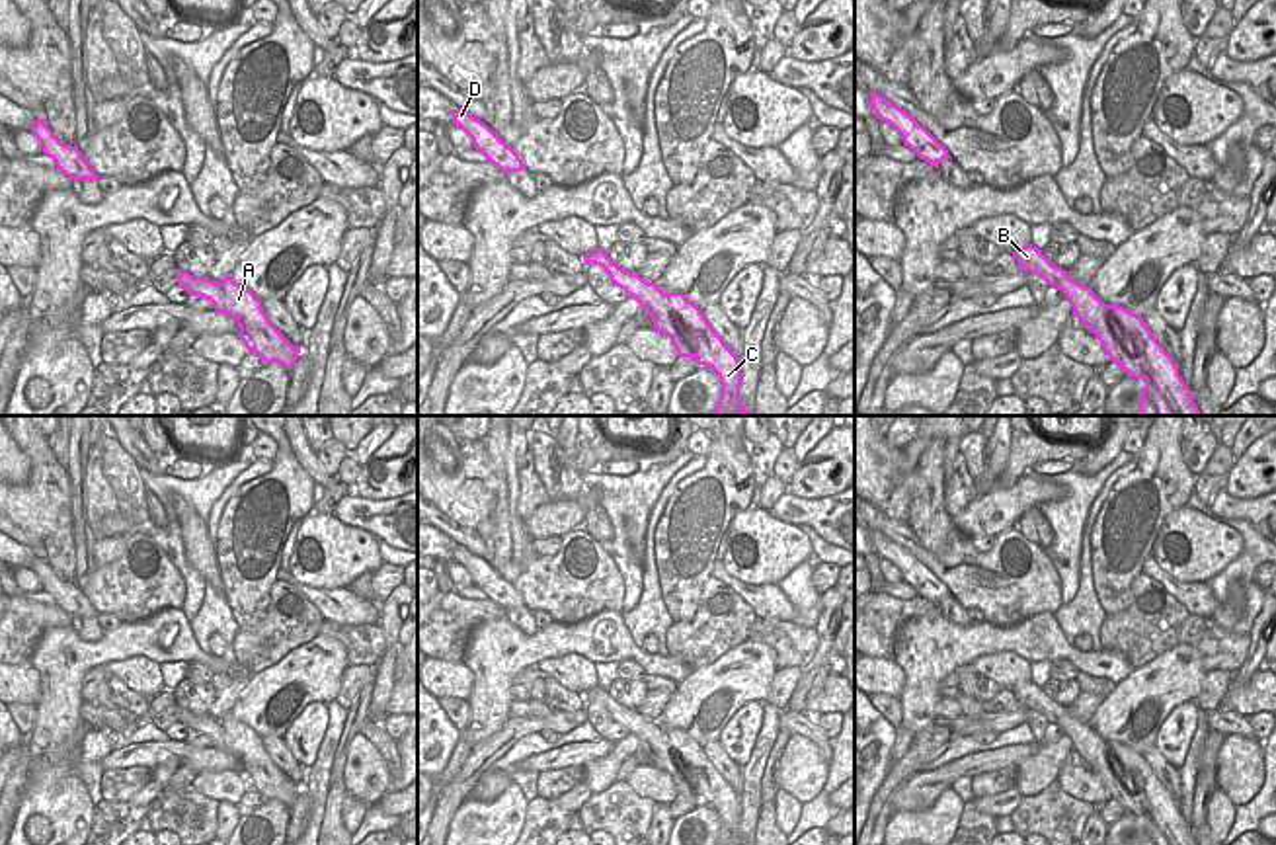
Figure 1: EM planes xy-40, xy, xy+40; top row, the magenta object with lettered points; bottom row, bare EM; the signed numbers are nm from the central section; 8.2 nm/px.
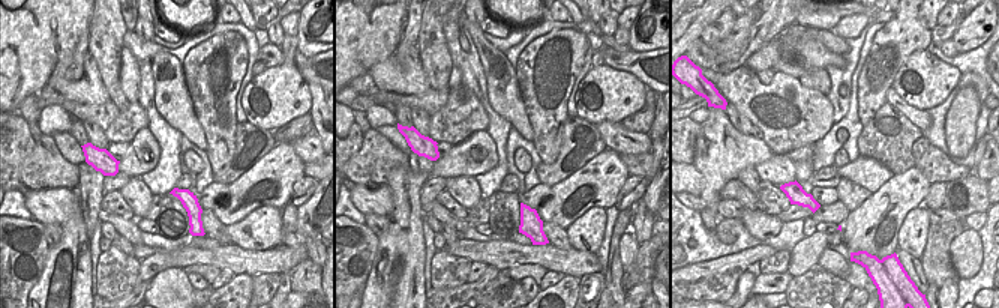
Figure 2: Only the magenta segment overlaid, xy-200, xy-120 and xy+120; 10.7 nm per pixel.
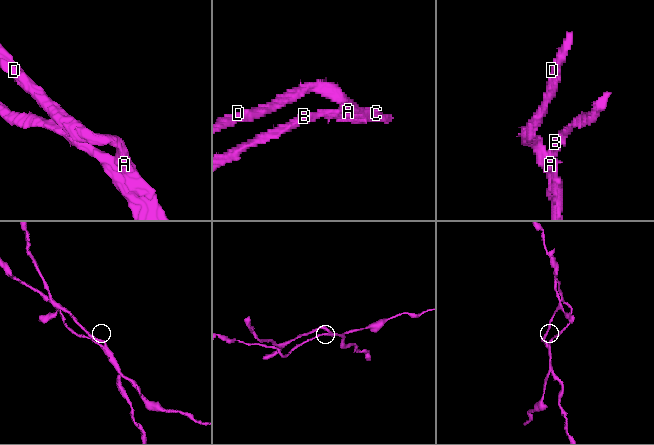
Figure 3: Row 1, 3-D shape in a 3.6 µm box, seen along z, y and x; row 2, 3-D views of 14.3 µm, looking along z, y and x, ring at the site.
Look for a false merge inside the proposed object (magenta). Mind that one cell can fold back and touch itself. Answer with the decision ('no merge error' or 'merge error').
merge error

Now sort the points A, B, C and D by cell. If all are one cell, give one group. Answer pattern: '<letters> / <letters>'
A C D / B

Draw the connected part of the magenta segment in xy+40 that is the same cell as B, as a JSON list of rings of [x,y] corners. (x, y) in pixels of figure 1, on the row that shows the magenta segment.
[[[1032,244],[1015,250],[1013,258],[1020,269],[1040,275],[1048,285],[1059,287],[1071,302],[1073,314],[1098,338],[1108,359],[1118,363],[1126,375],[1145,381],[1139,396],[1141,416],[1175,416],[1161,390],[1145,377],[1141,365],[1130,357],[1118,332],[1120,320],[1091,287],[1073,281],[1065,269],[1054,265],[1042,250]]]

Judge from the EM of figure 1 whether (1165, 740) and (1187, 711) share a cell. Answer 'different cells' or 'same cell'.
same cell

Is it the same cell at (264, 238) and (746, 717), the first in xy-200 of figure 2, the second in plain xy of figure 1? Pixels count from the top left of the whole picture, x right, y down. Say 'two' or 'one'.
one

